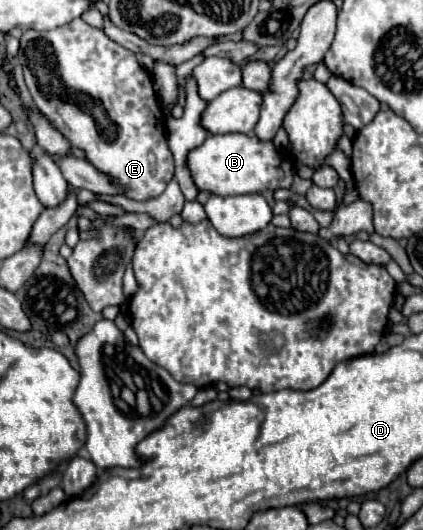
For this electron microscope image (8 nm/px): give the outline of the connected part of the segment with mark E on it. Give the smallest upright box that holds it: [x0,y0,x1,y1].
[17,18,175,200]

